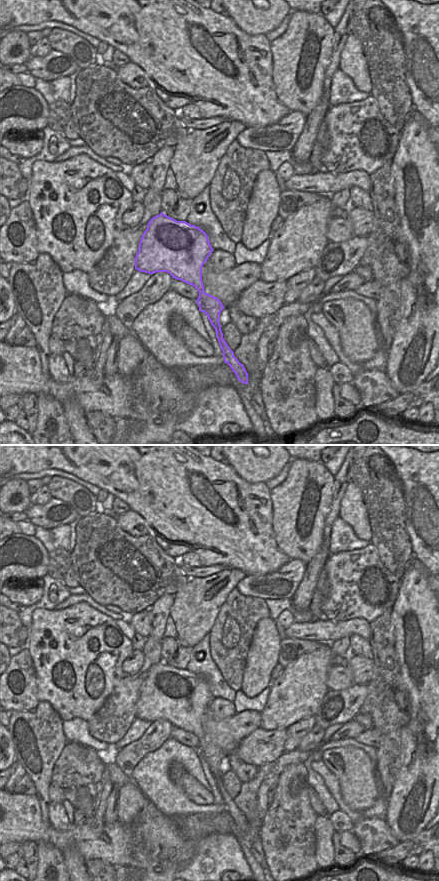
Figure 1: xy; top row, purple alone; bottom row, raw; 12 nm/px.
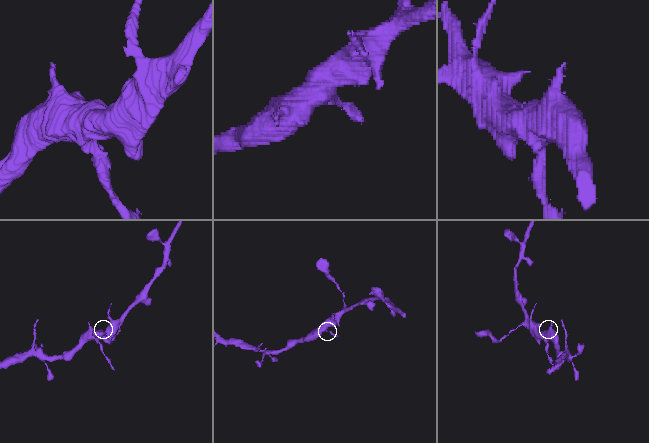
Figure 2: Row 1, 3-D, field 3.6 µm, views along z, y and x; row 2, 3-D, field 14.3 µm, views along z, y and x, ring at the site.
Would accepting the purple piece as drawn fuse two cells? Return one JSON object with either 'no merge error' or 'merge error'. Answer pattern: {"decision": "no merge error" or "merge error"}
{"decision": "no merge error"}

